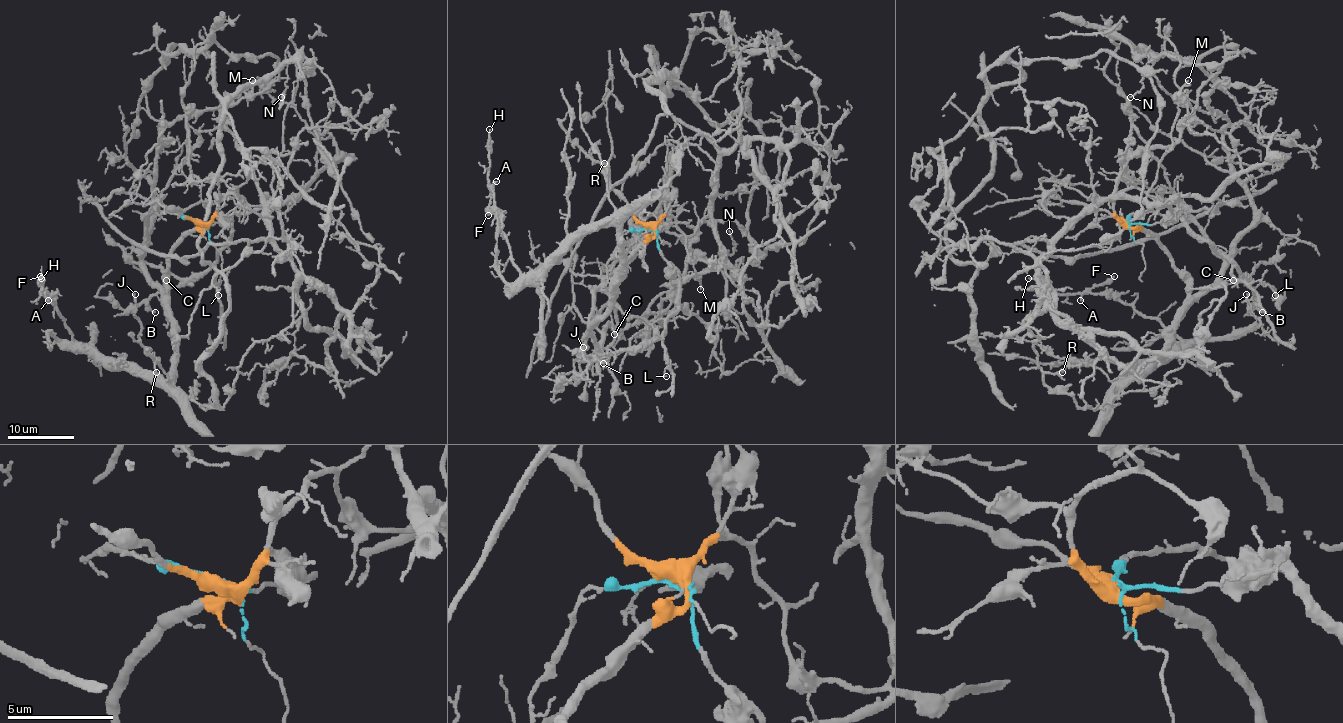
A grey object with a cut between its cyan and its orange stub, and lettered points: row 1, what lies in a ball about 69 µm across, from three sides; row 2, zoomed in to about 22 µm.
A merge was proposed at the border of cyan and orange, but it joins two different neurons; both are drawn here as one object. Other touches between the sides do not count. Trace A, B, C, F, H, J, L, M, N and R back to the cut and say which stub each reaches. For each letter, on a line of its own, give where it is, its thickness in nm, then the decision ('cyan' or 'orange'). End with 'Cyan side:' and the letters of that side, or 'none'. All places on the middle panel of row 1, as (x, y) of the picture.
A: place (496, 181); calibre 120 nm; orange
B: place (603, 363); calibre 180 nm; cyan
C: place (614, 334); calibre 130 nm; orange
F: place (488, 215); calibre 320 nm; orange
H: place (489, 129); calibre 120 nm; orange
J: place (583, 347); calibre 140 nm; cyan
L: place (666, 376); calibre 110 nm; cyan
M: place (700, 289); calibre 100 nm; orange
N: place (729, 231); calibre 100 nm; orange
R: place (604, 163); calibre 110 nm; orange
Cyan side: B, J, L

